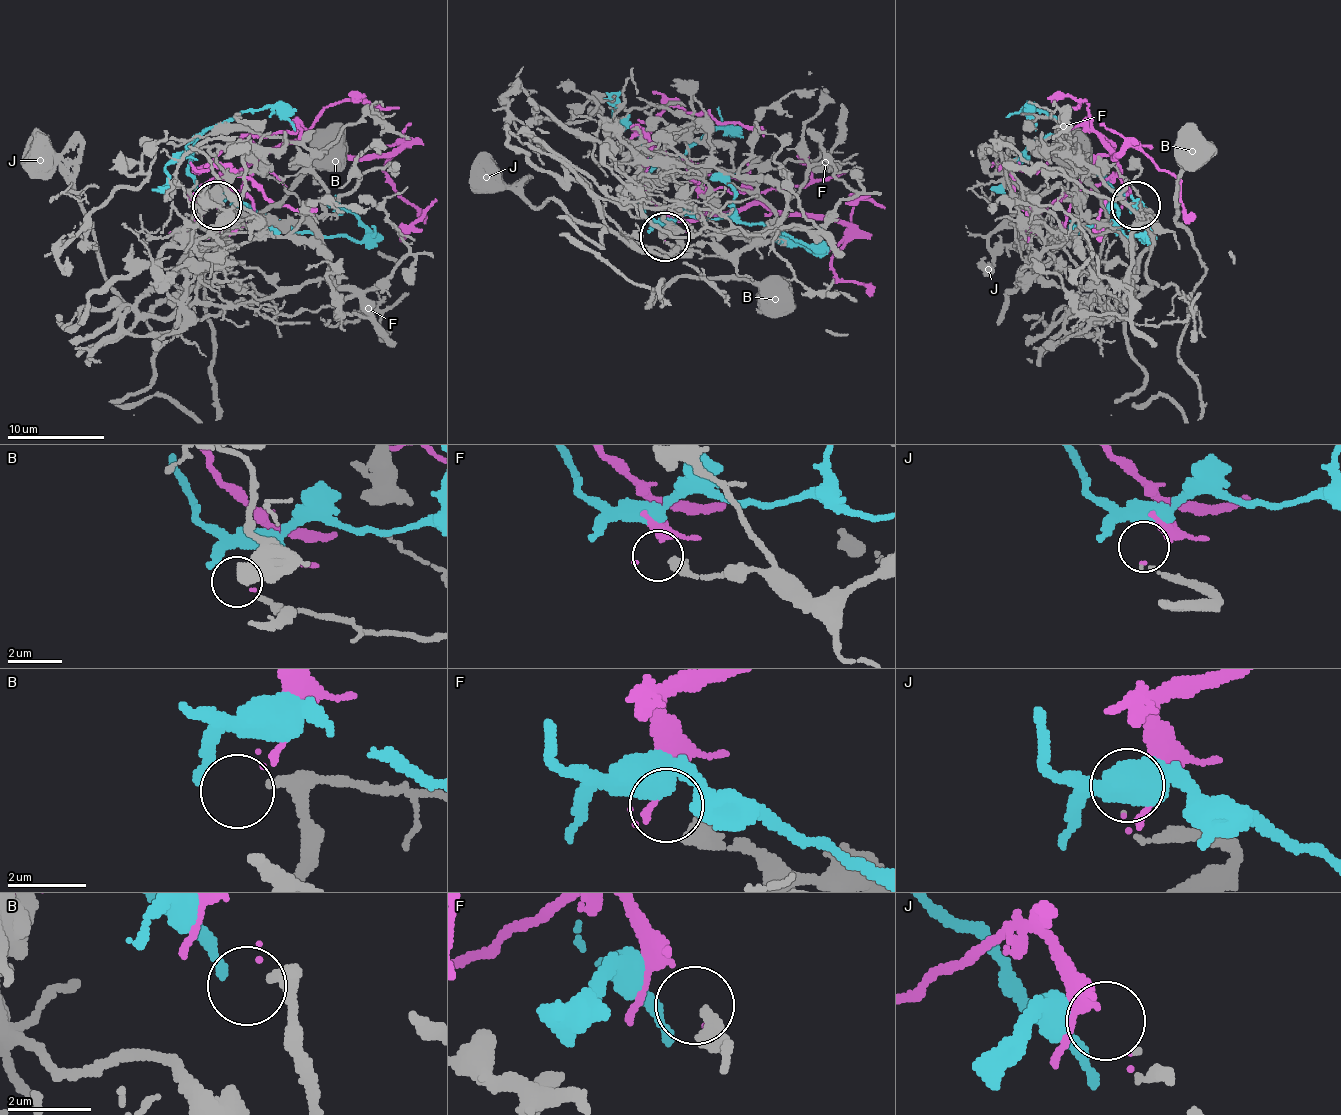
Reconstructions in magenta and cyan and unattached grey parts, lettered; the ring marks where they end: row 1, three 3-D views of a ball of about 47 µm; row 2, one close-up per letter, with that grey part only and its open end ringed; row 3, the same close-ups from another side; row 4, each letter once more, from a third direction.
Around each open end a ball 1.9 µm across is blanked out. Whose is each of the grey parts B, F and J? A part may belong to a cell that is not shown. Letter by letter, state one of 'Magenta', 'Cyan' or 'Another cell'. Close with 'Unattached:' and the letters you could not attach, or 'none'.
B: Another cell
F: Another cell
J: Another cell
Unattached: B, F, J

